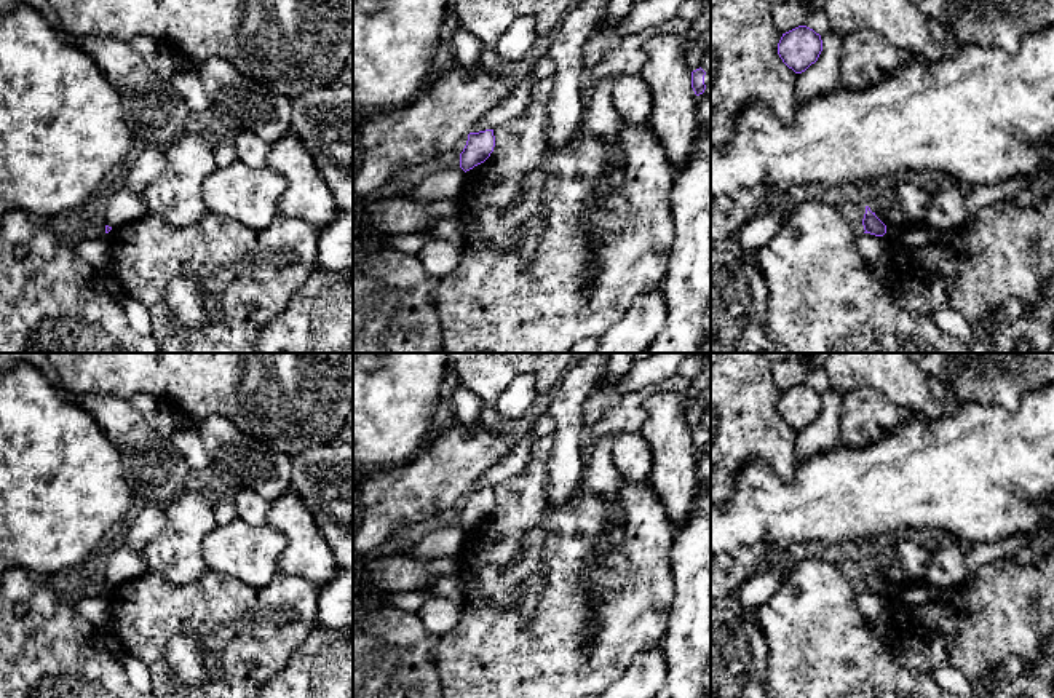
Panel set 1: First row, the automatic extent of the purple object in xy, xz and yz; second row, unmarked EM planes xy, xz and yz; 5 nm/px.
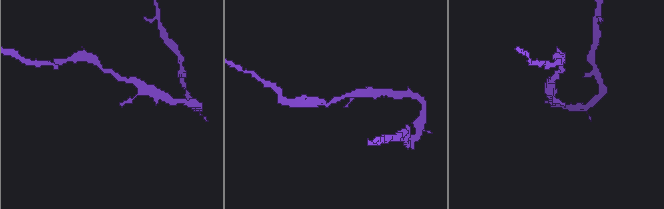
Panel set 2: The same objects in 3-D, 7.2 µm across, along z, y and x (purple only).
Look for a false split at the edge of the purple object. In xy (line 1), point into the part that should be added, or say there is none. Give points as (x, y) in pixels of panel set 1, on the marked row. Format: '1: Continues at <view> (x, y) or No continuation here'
1: No continuation here

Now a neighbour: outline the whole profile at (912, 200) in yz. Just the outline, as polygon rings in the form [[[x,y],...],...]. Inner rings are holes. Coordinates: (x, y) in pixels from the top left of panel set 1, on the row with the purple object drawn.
[[[901,182],[896,185],[893,198],[902,209],[905,222],[925,224],[926,201],[928,201],[926,190],[910,182]]]

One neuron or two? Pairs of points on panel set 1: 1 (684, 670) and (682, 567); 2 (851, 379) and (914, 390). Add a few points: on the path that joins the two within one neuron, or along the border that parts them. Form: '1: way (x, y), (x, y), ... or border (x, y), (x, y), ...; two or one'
1: way (689, 644), (692, 641), (692, 593); one
2: way (867, 377), (898, 377); one

